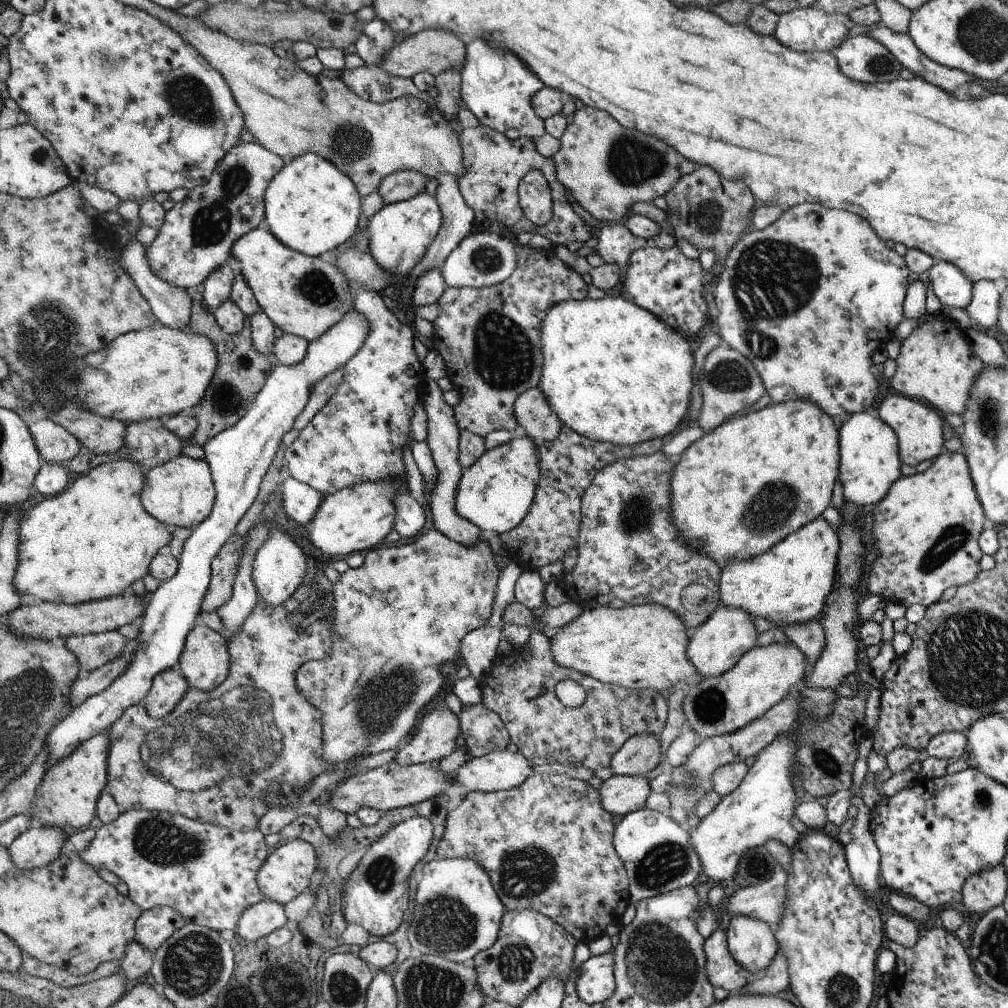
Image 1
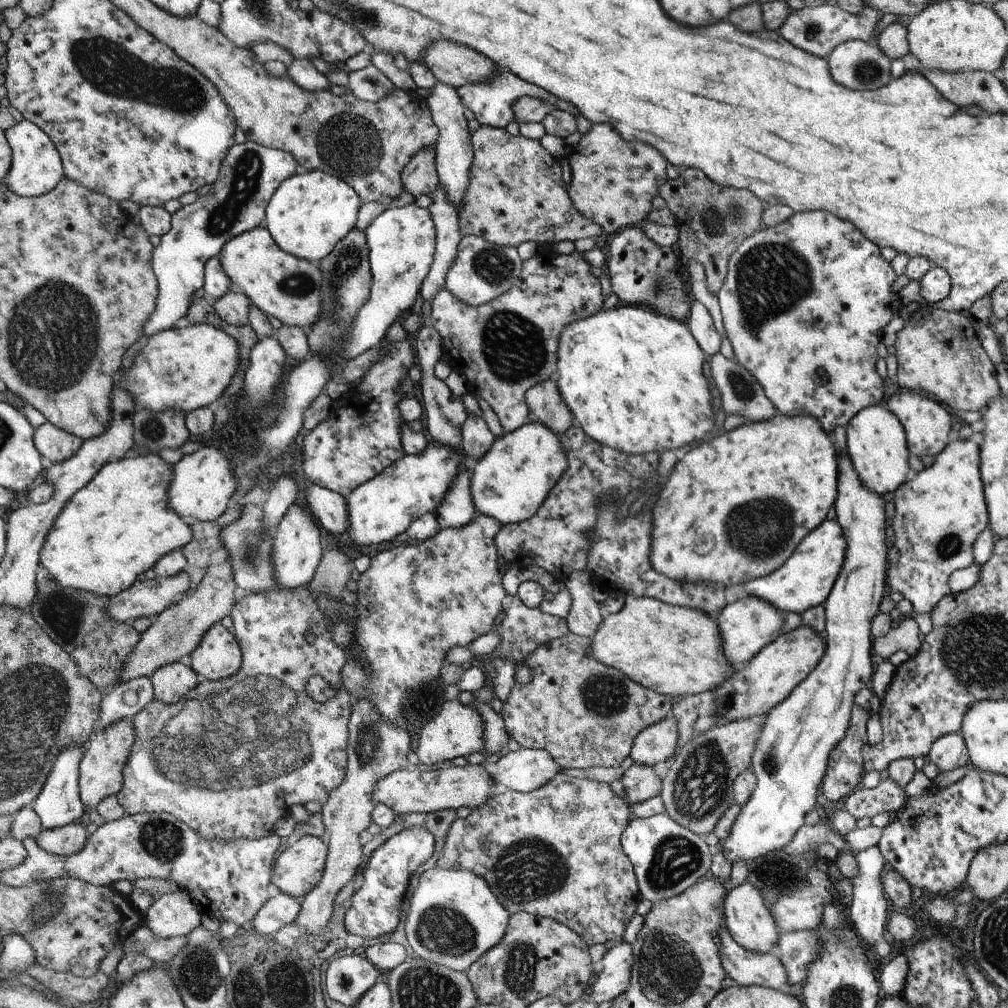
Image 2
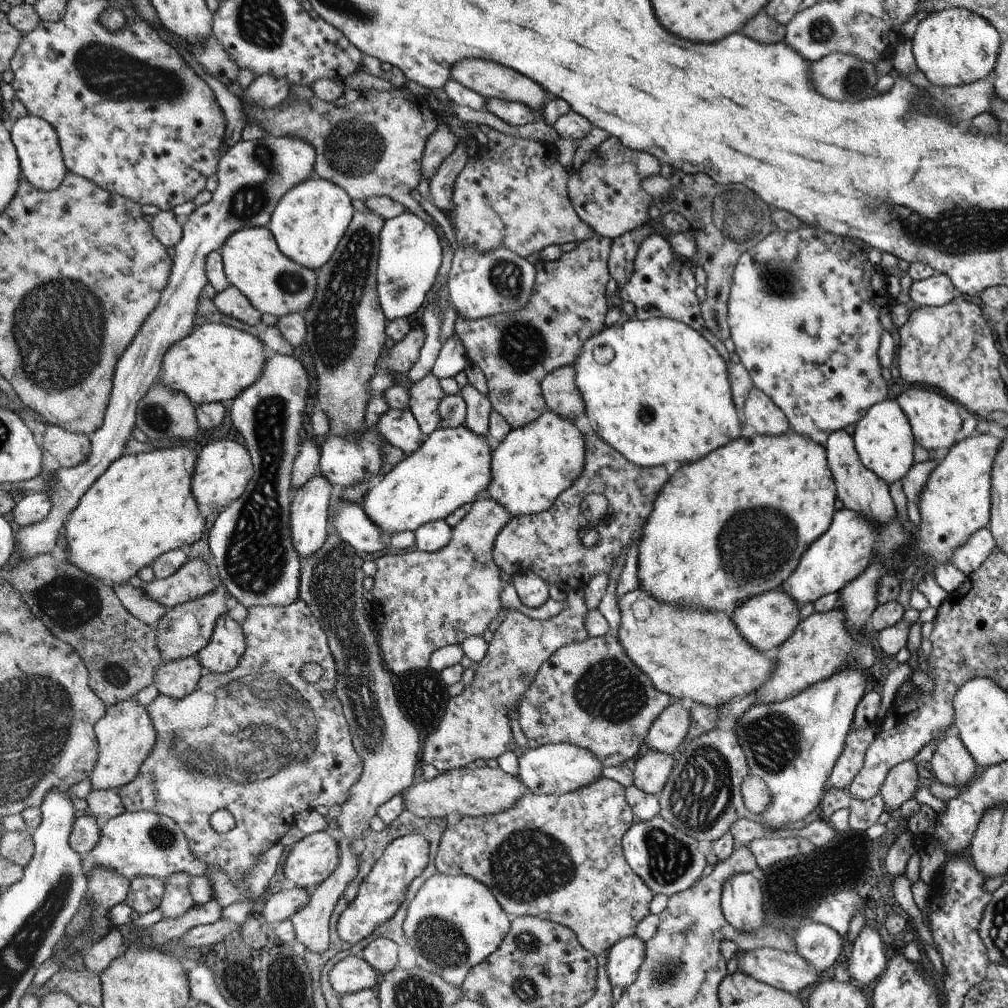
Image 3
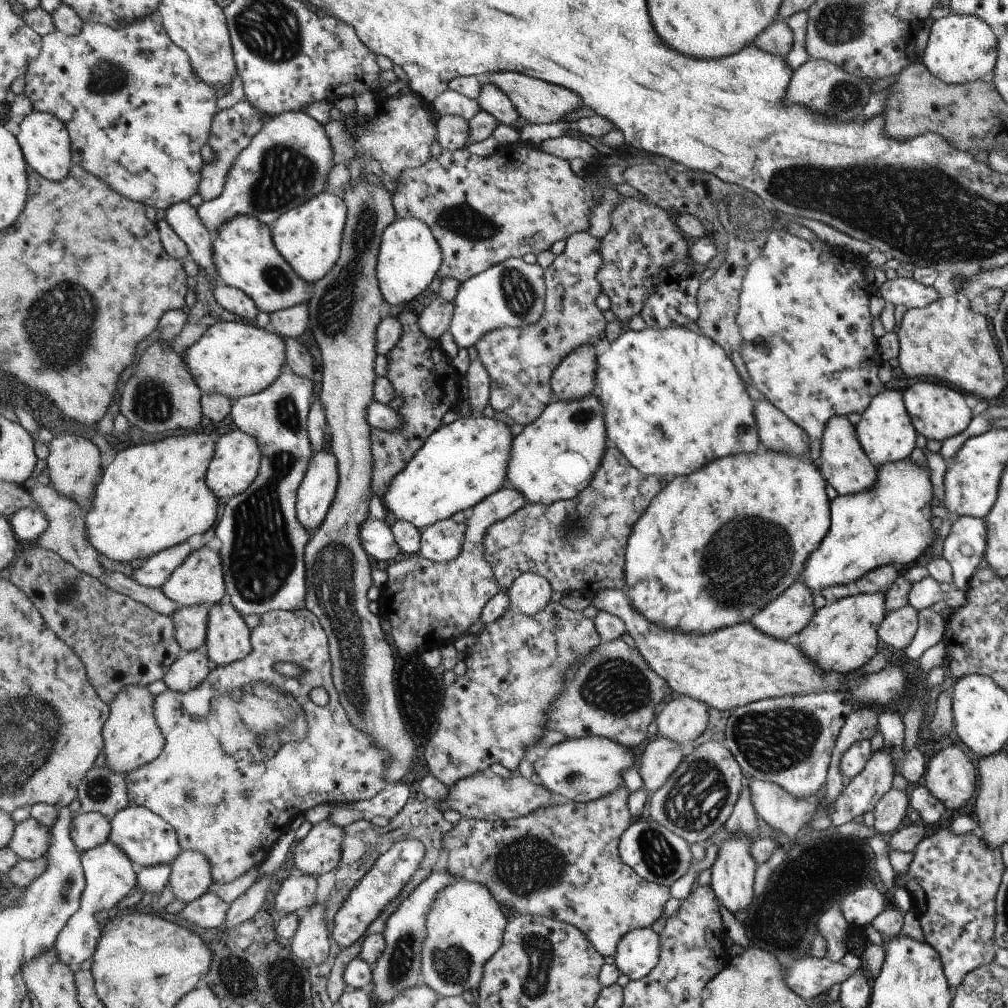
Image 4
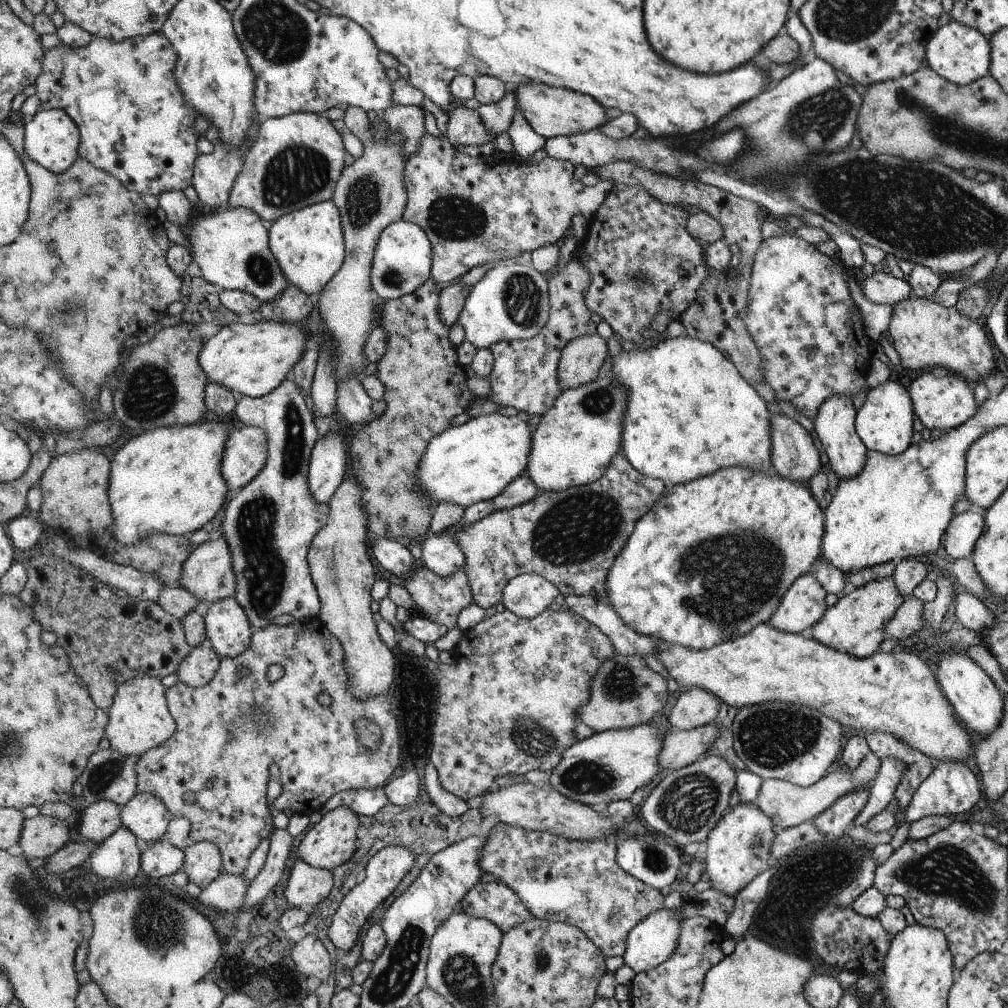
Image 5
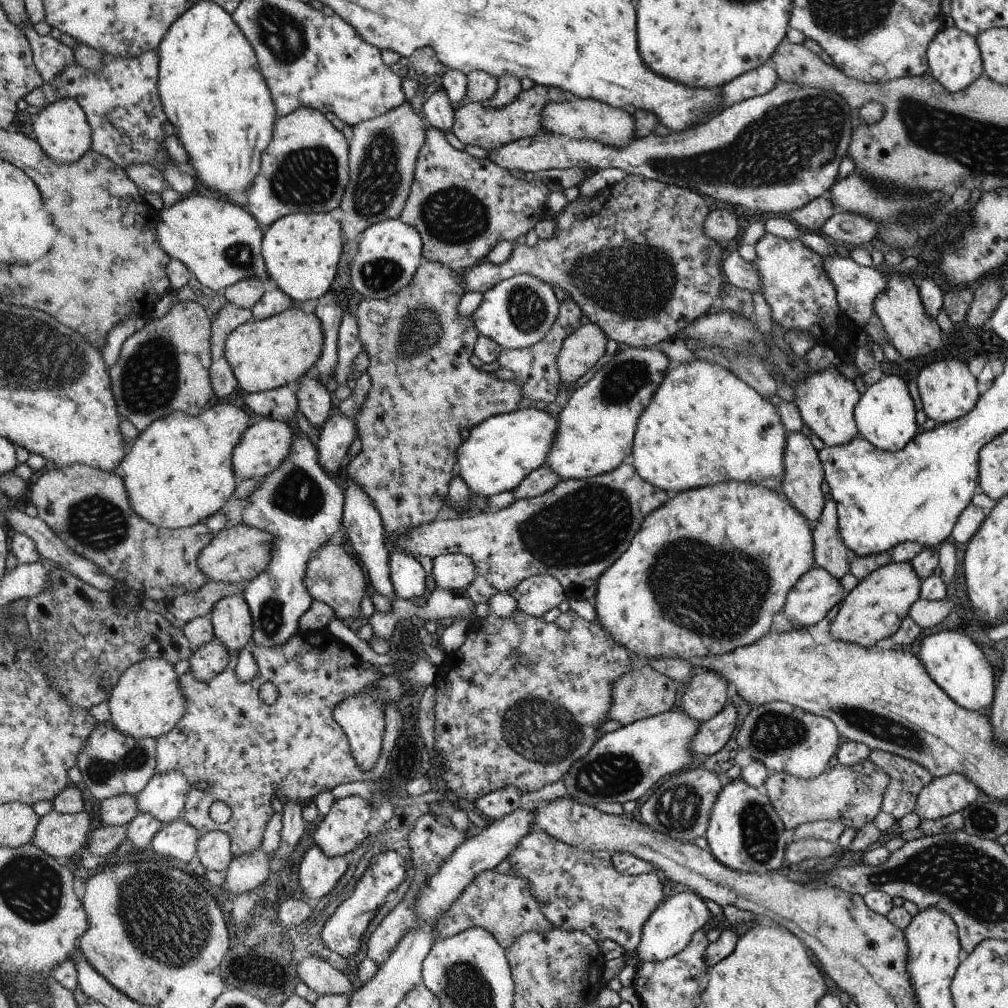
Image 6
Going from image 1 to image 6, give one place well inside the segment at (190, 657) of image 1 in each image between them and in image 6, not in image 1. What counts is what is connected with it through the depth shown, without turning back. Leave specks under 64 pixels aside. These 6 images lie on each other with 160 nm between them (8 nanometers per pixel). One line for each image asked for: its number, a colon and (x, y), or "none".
2: (219, 656)
3: (228, 644)
4: (228, 640)
5: (228, 633)
6: (232, 626)

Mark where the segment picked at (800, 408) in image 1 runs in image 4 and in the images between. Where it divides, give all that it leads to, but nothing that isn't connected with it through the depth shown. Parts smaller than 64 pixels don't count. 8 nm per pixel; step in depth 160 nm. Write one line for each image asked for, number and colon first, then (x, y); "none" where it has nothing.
2: (777, 479)
3: (768, 514)
4: (714, 549)

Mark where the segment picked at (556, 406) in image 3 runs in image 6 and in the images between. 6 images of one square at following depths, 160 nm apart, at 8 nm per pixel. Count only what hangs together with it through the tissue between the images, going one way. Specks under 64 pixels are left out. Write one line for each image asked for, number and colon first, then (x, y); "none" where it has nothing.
4: (574, 378)
5: (580, 361)
6: (586, 346)

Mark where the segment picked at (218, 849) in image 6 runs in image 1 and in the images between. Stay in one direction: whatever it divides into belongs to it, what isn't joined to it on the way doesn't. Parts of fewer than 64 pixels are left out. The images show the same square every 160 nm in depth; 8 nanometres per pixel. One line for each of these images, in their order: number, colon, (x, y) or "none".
1: (155, 927)
2: (174, 914)
3: (176, 900)
4: (191, 875)
5: (202, 861)

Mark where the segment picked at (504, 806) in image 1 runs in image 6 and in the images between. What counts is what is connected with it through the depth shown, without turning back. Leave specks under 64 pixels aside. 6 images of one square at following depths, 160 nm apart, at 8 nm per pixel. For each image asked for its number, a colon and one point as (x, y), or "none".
2: (540, 851)
3: (559, 857)
4: (563, 862)
5: (579, 882)
6: (581, 890)

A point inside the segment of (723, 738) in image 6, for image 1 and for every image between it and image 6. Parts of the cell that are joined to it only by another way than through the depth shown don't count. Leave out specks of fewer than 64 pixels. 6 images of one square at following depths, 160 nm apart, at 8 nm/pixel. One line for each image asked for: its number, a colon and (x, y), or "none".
1: (620, 794)
2: (640, 782)
3: (651, 771)
4: (661, 757)
5: (679, 749)

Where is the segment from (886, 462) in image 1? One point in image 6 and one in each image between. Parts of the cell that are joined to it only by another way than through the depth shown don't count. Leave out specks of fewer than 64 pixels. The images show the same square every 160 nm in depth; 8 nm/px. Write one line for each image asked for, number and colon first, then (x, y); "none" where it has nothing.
2: (877, 443)
3: (884, 436)
4: (886, 431)
5: (884, 424)
6: (886, 417)

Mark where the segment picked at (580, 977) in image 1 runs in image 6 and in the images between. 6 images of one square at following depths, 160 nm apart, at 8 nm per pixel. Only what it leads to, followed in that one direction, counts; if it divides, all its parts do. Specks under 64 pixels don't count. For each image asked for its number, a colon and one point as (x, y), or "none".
2: (614, 977)
3: (624, 960)
4: (639, 952)
5: (653, 941)
6: (670, 928)

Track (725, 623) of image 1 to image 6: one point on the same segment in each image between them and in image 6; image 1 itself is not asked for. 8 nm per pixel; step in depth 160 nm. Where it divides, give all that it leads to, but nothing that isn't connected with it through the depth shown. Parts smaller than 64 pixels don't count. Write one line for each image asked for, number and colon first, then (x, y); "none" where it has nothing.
2: (748, 625)
3: (767, 621)
4: (784, 618)
5: (803, 606)
6: (813, 597)

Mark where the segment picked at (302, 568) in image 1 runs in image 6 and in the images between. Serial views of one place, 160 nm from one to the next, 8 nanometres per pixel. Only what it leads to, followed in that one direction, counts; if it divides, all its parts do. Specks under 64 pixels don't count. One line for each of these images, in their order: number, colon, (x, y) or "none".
2: (297, 550)
3: (309, 516)
4: (316, 493)
5: (328, 467)
6: (338, 433)

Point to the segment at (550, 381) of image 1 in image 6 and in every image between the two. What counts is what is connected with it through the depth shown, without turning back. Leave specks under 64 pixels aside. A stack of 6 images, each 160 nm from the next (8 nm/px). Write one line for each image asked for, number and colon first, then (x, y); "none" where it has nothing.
2: (635, 381)
3: (664, 399)
4: (673, 400)
5: (689, 412)
6: (704, 425)

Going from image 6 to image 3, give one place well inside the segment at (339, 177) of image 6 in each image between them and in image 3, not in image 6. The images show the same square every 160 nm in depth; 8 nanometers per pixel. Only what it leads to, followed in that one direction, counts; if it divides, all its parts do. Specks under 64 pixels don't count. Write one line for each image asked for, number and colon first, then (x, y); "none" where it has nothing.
3: (254, 175)
4: (287, 162)
5: (295, 161)

